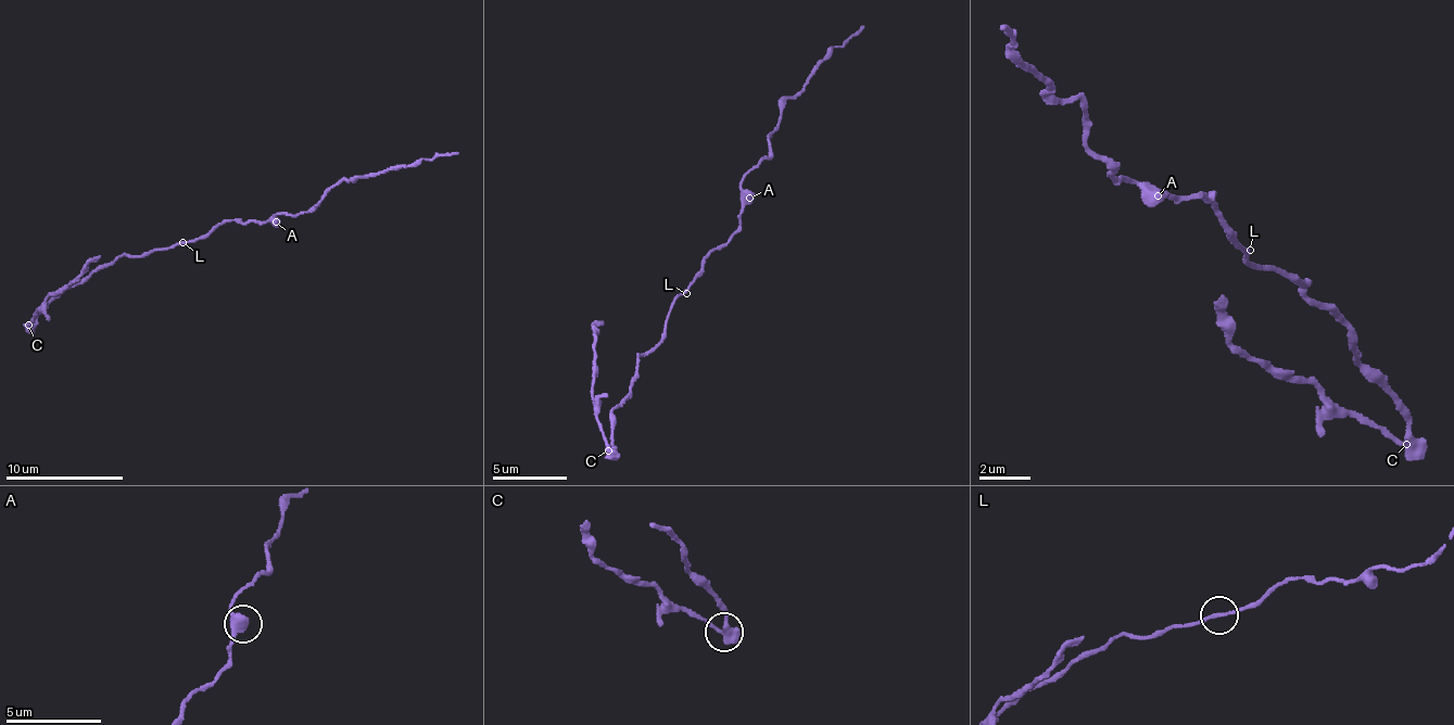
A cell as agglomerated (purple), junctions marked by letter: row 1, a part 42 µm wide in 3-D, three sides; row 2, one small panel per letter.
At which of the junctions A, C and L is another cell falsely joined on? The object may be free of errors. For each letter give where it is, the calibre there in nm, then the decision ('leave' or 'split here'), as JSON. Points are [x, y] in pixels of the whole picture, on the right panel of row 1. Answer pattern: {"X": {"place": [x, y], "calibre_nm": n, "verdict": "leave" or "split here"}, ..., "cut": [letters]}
{"A": {"place": [1158, 195], "calibre_nm": 440, "verdict": "leave"}, "C": {"place": [1406, 444], "calibre_nm": 480, "verdict": "split here"}, "L": {"place": [1250, 250], "calibre_nm": 170, "verdict": "leave"}, "cut": ["C"]}

